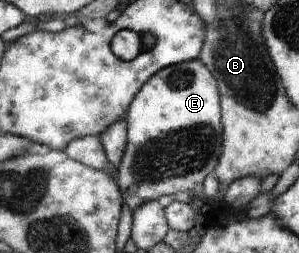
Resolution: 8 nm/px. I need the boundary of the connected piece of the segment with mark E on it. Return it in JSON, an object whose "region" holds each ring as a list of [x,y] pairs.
{"region":[[[198,59],[191,60],[169,66],[163,70],[163,74],[155,74],[151,82],[143,86],[143,94],[135,98],[135,106],[131,106],[131,114],[126,114],[125,118],[126,146],[117,174],[131,212],[134,213],[151,201],[158,201],[164,195],[172,196],[183,190],[191,190],[196,196],[201,196],[203,180],[217,167],[225,146],[219,88],[206,64]]]}

